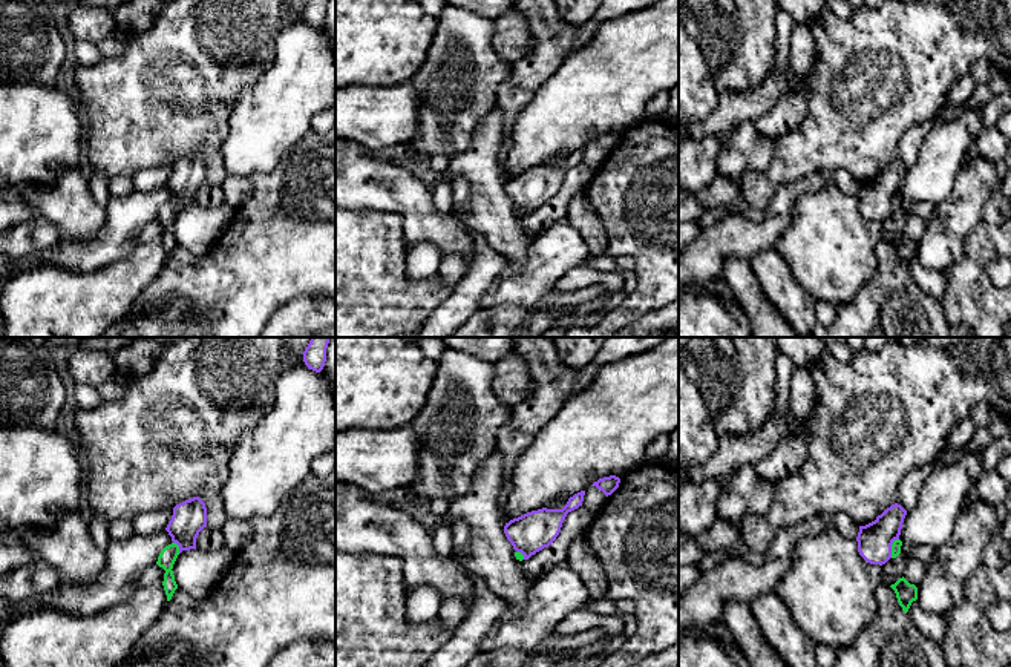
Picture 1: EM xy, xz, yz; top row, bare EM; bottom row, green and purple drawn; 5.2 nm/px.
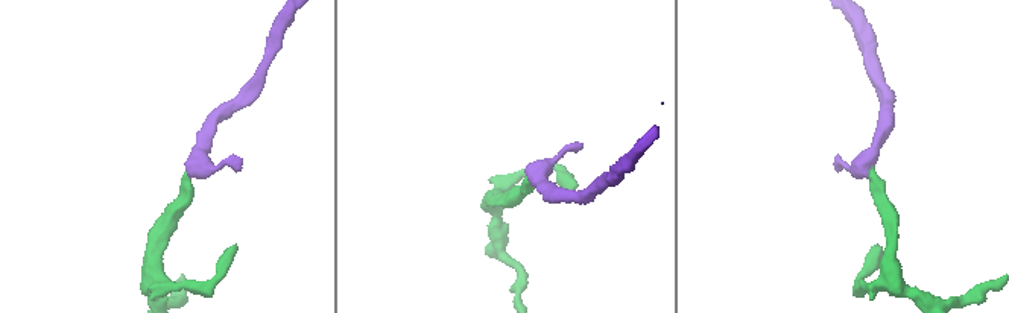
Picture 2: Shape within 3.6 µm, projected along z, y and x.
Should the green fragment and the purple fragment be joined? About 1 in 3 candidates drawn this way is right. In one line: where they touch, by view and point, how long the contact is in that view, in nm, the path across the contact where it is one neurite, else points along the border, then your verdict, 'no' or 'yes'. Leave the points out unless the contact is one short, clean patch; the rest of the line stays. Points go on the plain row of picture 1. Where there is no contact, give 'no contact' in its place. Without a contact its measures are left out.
meets green in yz at (892, 204); contact 110 nm long; runs through yz (896, 201), (892, 204), (875, 197); yes

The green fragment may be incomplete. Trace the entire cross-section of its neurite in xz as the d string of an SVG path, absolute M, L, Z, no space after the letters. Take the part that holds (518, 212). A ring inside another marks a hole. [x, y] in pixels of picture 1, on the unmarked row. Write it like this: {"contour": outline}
{"contour": "M585 147L574 150L562 166L542 164L506 179L504 190L516 207L516 216L528 216L548 204L559 192L567 170L582 163L584 152Z"}

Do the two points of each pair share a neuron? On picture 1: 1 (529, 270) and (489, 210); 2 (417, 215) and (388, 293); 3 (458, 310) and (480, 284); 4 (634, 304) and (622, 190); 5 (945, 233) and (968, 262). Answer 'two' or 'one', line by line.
1: two
2: two
3: one
4: one
5: two

